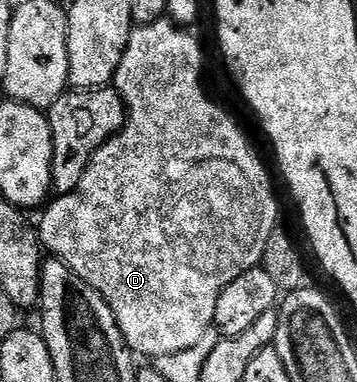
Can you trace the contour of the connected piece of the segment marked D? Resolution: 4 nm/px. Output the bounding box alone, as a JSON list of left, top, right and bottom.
[37,17,279,357]

